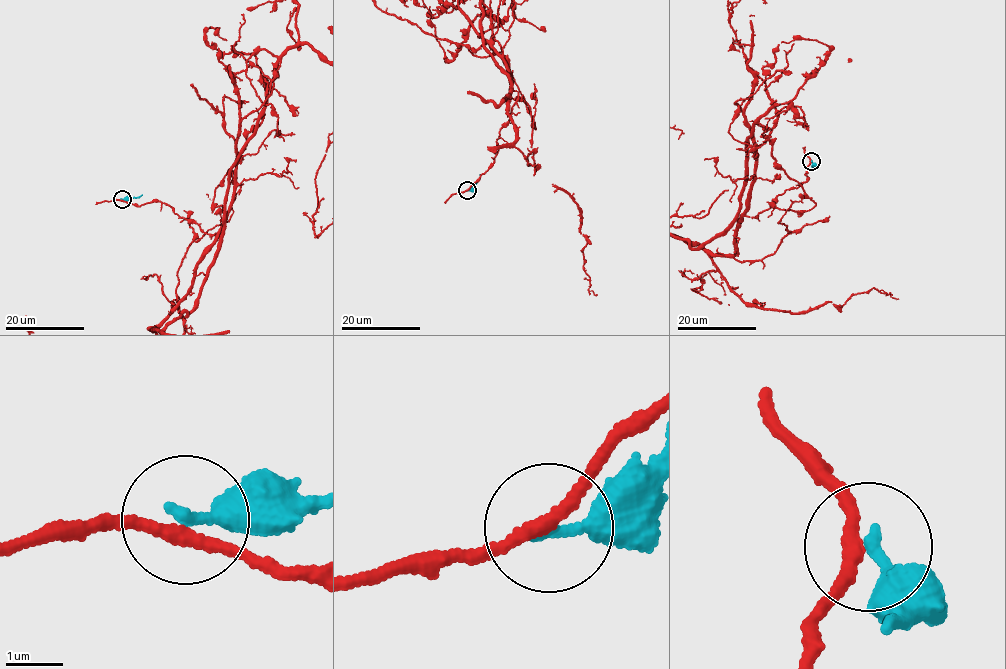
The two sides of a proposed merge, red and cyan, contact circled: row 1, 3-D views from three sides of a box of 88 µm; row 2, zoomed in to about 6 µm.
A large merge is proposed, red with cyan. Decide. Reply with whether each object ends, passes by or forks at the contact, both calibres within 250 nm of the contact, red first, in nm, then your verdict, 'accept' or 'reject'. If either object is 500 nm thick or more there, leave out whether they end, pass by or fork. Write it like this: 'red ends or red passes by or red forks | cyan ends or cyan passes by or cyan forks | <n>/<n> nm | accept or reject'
red passes by | cyan ends | 220/280 nm | reject

